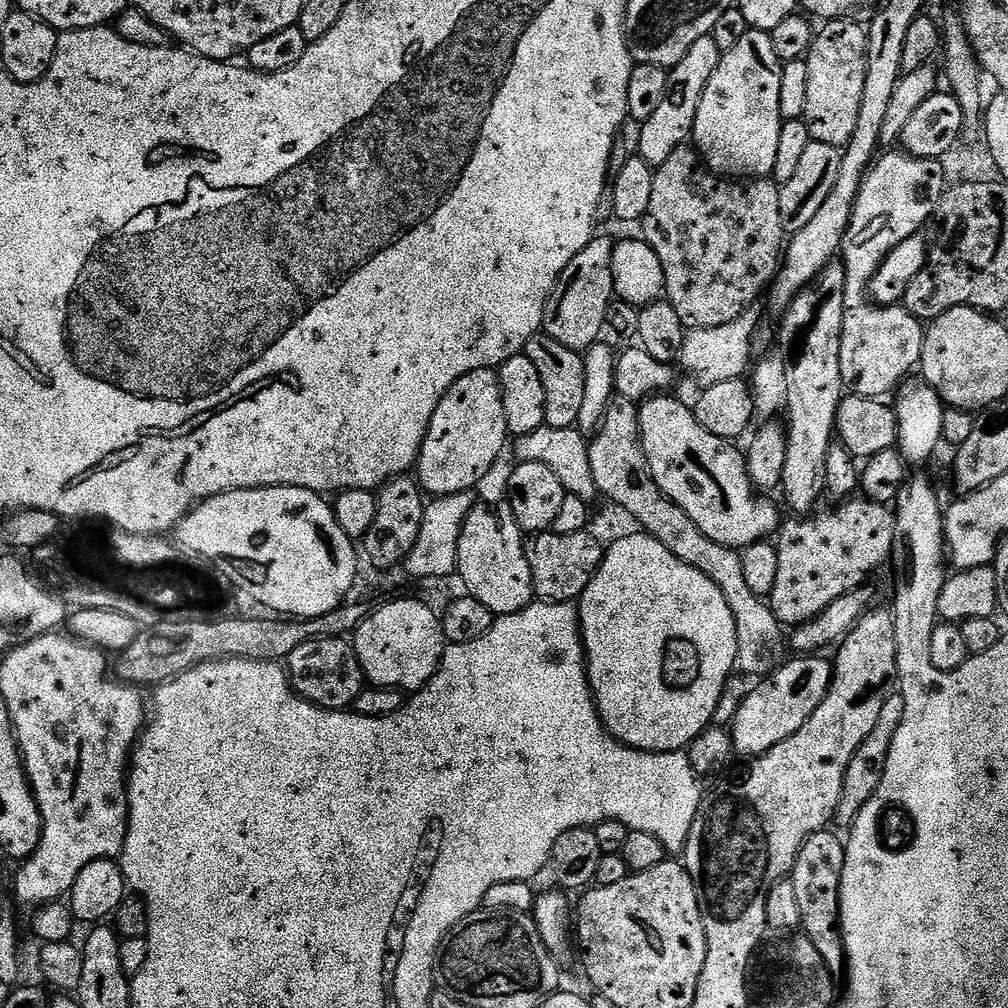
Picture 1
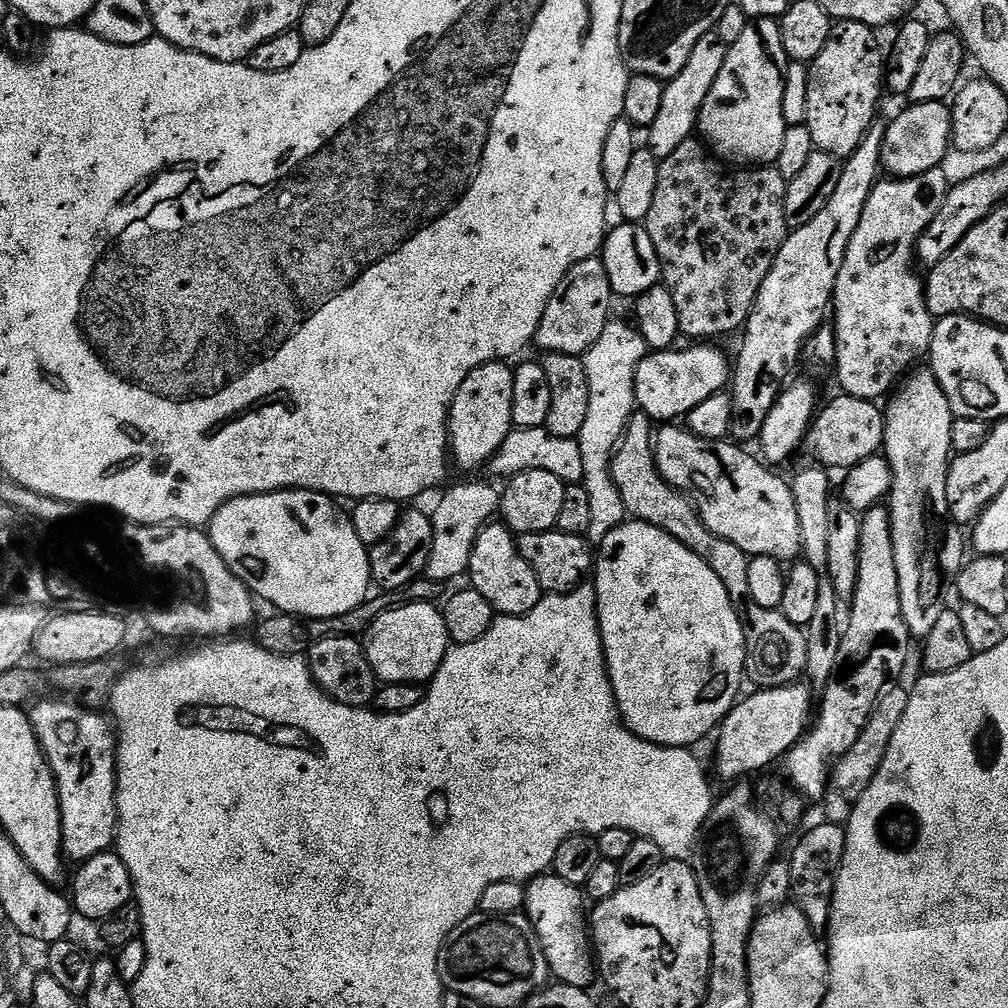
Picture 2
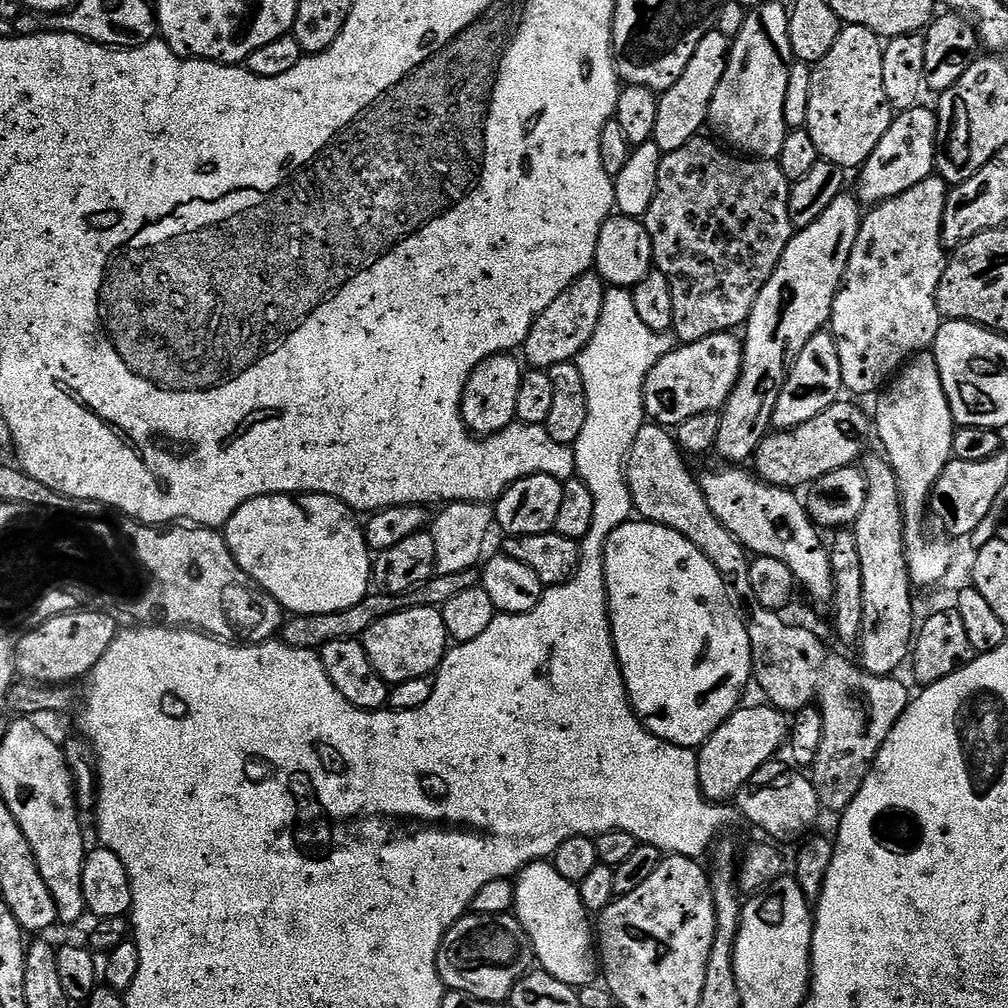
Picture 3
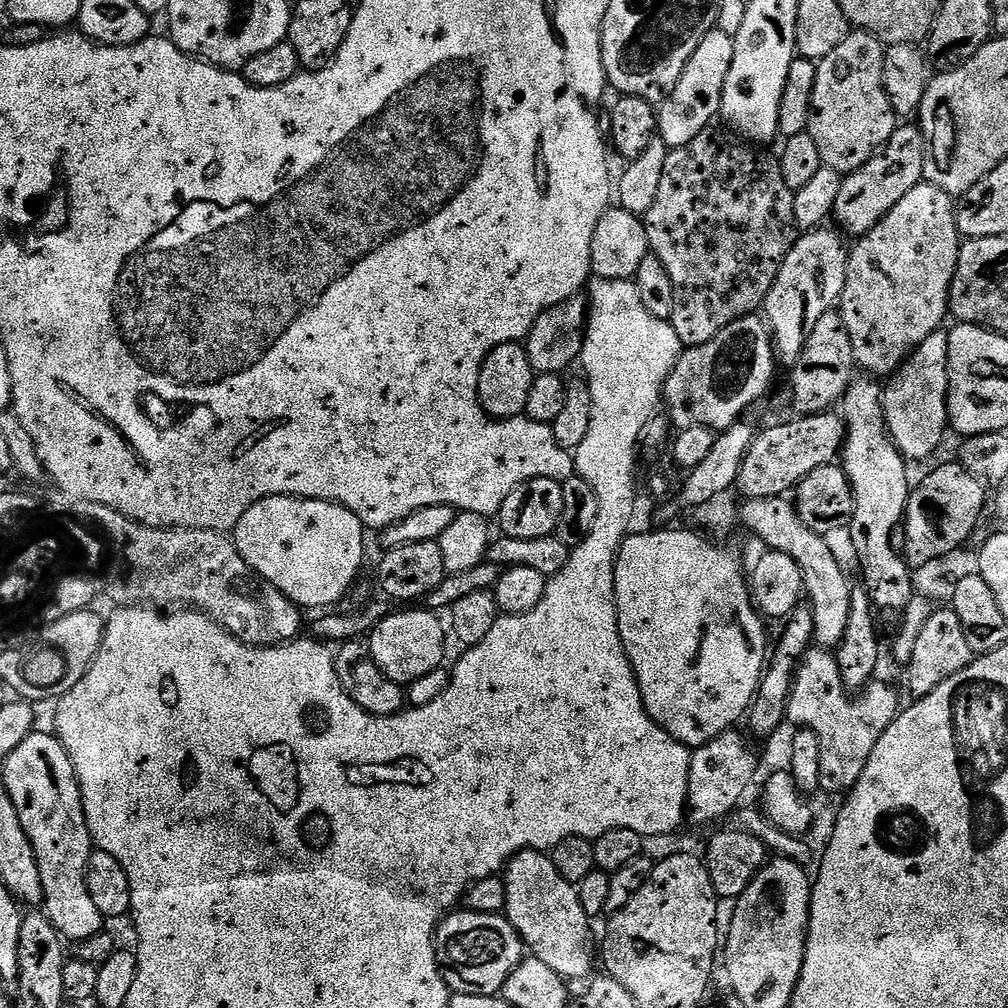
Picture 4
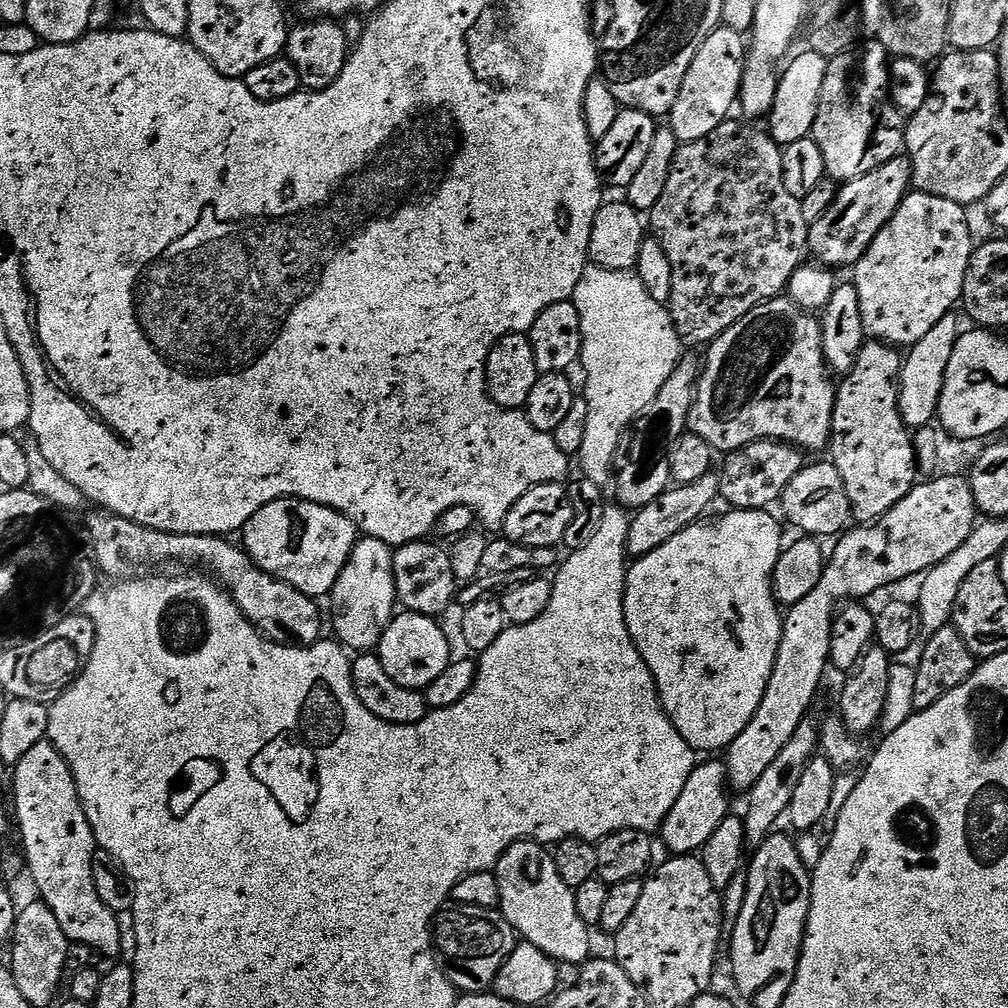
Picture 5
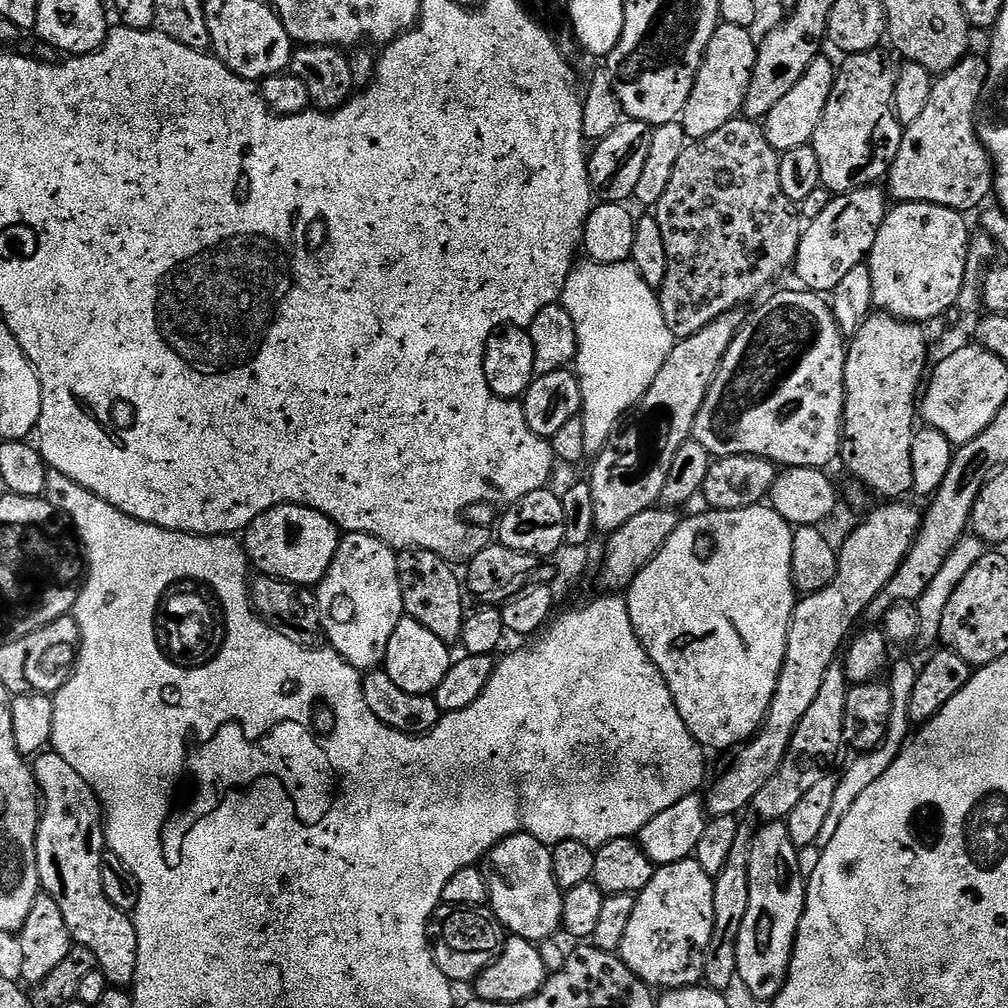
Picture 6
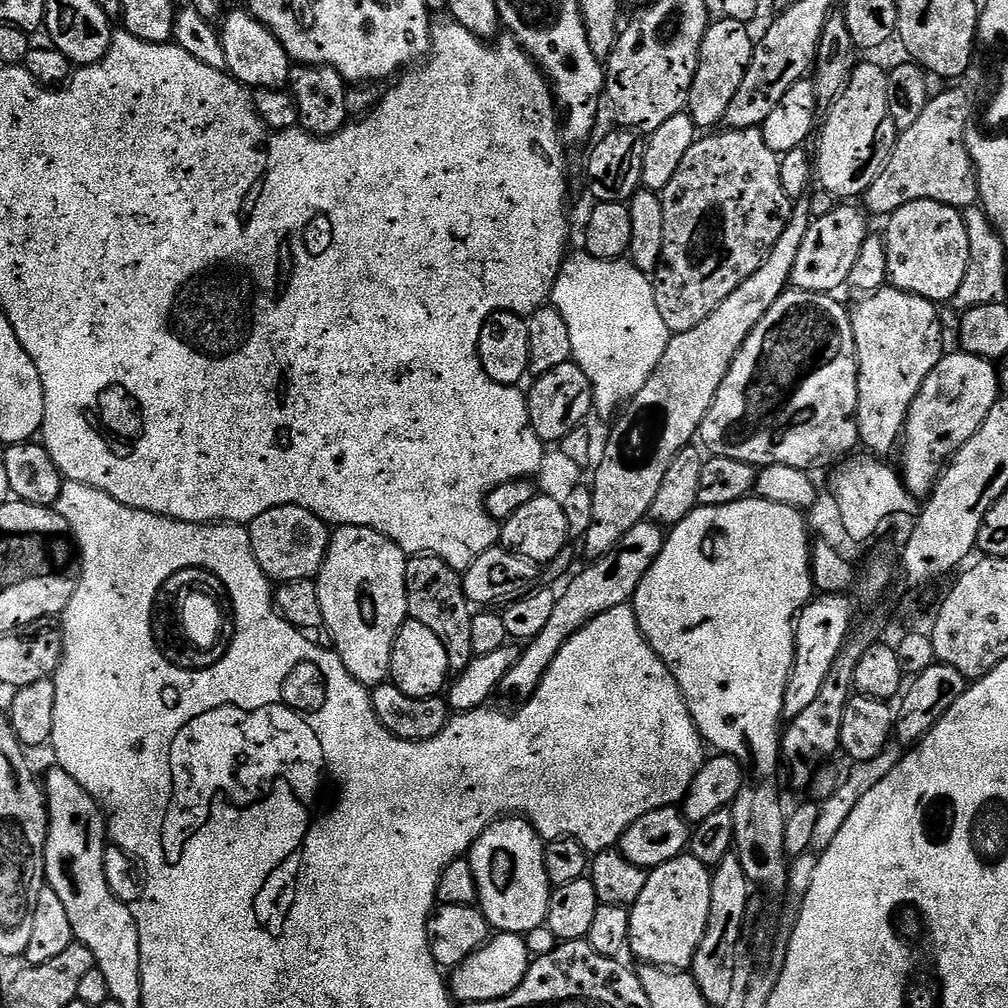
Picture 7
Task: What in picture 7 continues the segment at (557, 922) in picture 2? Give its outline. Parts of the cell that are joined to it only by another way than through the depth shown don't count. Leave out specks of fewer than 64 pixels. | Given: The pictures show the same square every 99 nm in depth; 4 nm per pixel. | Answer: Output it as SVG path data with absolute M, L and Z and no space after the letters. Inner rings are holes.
M516 814L495 820L474 842L472 851L468 853L466 859L468 865L474 870L474 878L480 895L478 907L497 933L525 934L534 930L535 927L546 924L548 903L552 897L553 887L548 883L546 874L545 847L545 841L538 835L535 828L528 823L527 819Z

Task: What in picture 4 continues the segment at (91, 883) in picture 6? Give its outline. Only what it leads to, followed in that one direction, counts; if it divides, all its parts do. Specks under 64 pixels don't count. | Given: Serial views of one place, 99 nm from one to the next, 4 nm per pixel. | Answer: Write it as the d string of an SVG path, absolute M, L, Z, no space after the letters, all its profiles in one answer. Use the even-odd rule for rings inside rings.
M31 732L26 742L6 758L2 783L10 790L10 798L14 798L14 810L18 810L22 830L26 830L38 862L44 891L42 911L65 941L77 942L105 931L106 917L94 906L86 886L86 870L94 845L86 826L80 783L59 736L48 732Z

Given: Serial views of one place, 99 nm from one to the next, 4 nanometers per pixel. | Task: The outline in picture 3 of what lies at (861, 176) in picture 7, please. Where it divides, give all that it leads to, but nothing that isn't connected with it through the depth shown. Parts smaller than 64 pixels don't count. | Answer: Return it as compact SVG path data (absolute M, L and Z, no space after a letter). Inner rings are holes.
M844 24L838 34L838 42L826 58L819 60L812 68L810 82L810 110L806 110L806 131L818 146L818 154L822 160L834 162L834 166L845 170L859 170L874 154L874 146L882 142L882 134L890 130L894 110L886 98L886 89L882 86L882 54L885 41L874 30L866 30L866 26Z

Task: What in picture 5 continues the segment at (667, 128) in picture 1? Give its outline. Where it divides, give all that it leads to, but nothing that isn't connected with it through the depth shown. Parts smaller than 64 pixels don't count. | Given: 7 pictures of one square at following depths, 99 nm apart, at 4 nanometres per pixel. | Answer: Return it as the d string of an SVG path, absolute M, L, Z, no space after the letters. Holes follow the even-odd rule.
M723 26L714 29L706 42L698 46L698 54L694 54L690 70L686 70L678 102L674 102L670 113L670 127L680 144L706 138L710 130L718 130L721 122L729 119L731 112L728 111L734 108L740 95L740 83L747 57L748 40L745 33Z

